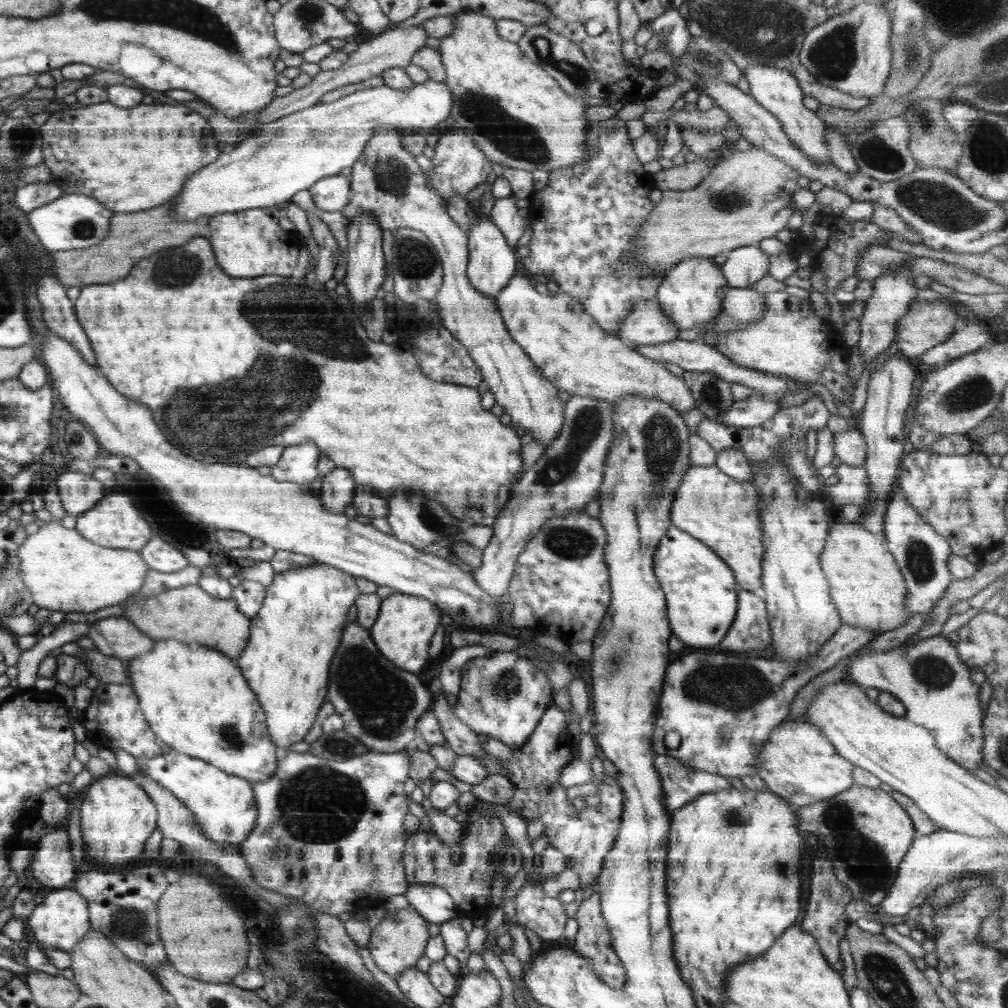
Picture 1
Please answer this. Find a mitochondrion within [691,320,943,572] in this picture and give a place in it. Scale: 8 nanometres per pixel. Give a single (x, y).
(711, 394)

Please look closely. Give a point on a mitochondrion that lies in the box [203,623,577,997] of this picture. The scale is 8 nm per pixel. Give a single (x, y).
(318, 804)

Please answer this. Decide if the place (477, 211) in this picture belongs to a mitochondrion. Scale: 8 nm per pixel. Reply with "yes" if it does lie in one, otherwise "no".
no

